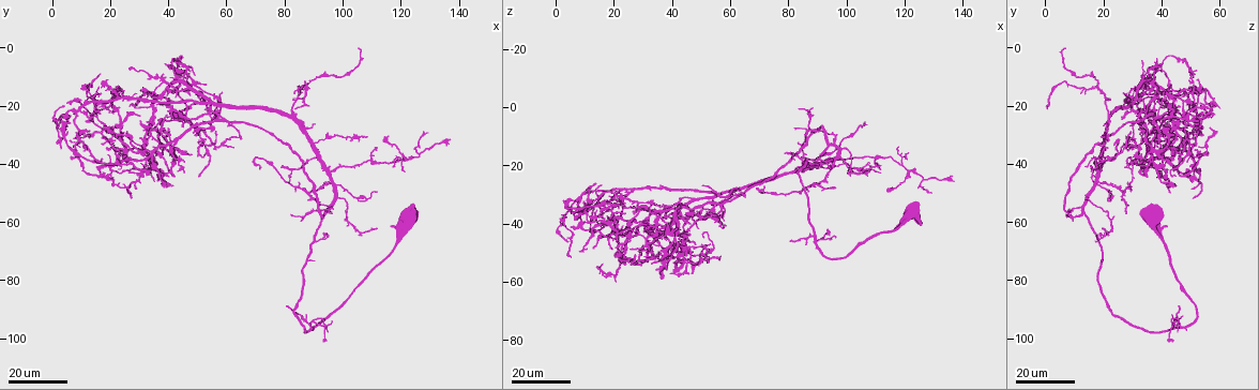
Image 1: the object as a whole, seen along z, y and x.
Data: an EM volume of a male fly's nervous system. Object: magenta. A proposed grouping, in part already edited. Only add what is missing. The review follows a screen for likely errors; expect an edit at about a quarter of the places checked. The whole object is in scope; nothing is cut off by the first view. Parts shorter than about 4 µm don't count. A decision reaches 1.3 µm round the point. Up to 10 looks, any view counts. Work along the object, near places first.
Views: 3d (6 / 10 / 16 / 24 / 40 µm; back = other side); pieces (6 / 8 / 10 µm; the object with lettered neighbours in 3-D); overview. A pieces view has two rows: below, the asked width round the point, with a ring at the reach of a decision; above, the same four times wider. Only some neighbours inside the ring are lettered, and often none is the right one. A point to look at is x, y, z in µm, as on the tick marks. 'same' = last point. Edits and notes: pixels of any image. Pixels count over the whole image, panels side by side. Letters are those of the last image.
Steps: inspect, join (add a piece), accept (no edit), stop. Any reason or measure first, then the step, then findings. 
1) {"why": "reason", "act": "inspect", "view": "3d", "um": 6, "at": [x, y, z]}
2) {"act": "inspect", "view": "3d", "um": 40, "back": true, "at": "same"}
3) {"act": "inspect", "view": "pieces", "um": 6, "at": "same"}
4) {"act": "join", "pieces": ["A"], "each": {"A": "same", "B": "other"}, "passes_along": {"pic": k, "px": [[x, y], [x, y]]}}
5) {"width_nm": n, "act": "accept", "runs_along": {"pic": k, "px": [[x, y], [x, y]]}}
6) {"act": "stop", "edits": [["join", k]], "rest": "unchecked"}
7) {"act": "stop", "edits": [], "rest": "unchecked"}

{"why": "free end", "act": "inspect", "view": "3d", "um": 24, "at": [26, 50, 43]}

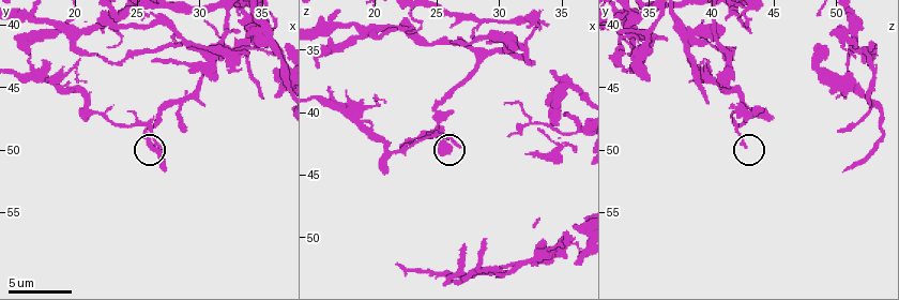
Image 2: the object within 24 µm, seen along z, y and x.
{"why": "see the neighbours", "act": "inspect", "view": "pieces", "um": 8, "at": [26.6, 49.8, 42.6]}

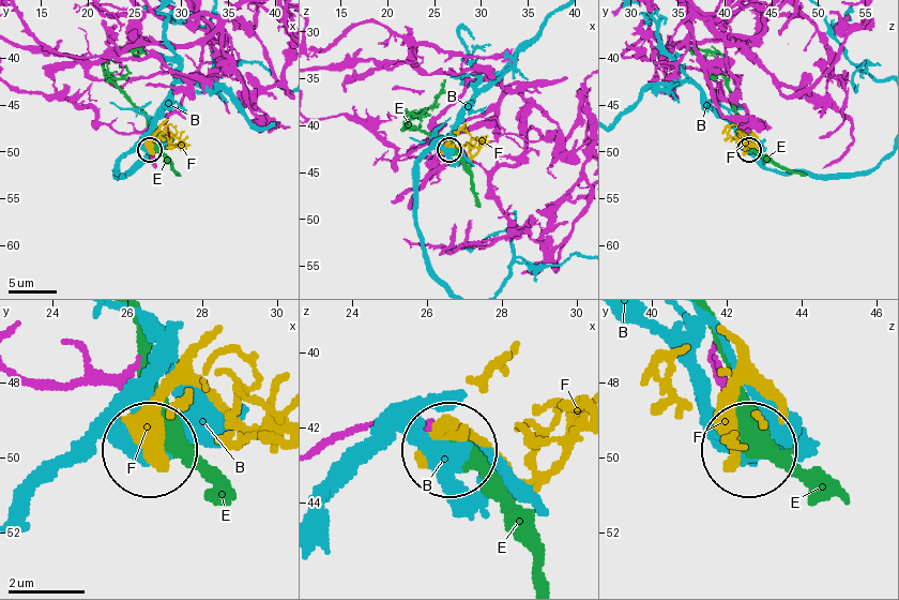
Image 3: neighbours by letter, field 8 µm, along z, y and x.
{"act": "accept", "each": {"B": "other", "E": "other", "F": "other"}, "runs_along": {"pic": 3, "px": [[26, 379], [112, 385], [147, 446]]}, "found": "no lettered piece goes on from it"}

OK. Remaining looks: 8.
{"why": "branch stops here", "act": "inspect", "view": "pieces", "um": 8, "at": [20.6, 47.6, 44.8]}

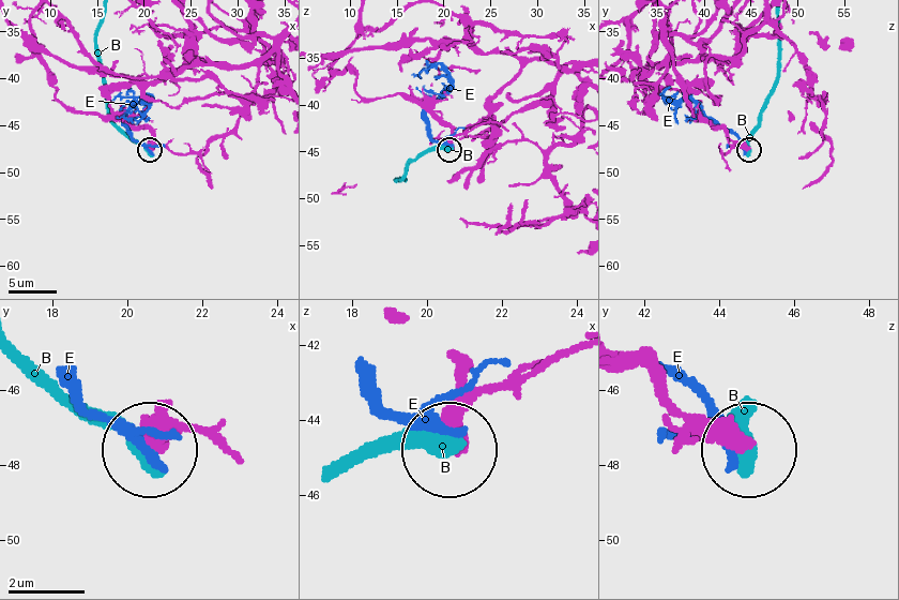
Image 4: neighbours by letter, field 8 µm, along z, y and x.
{"width_nm": 420, "act": "accept", "each": {"B": "other", "E": "other"}, "runs_along": {"pic": 4, "px": [[620, 359], [648, 369], [676, 407], [715, 420], [741, 443]]}, "found": "none of them fits"}

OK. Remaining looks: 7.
{"why": "branch stops here", "act": "inspect", "view": "pieces", "um": 8, "at": [28.8, 48.6, 50.2]}

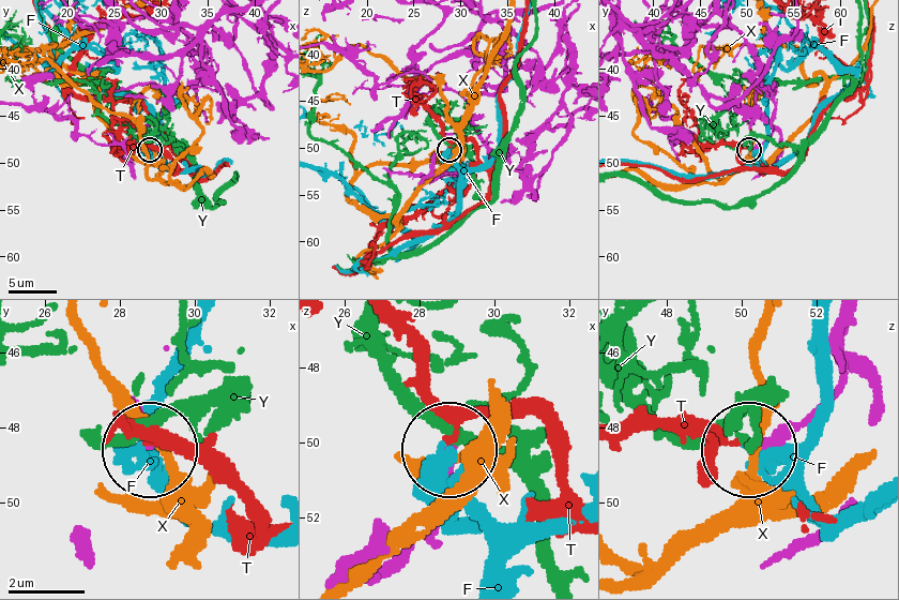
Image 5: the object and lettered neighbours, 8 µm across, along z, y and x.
{"act": "accept", "each": {"F": "other", "T": "other", "X": "other", "Y": "other"}, "runs_along": {"pic": 5, "px": [[438, 540], [444, 456]]}, "found": "no lettered piece goes on from it"}

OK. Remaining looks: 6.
{"act": "inspect", "view": "3d", "um": 16, "at": [36, 16, 34]}

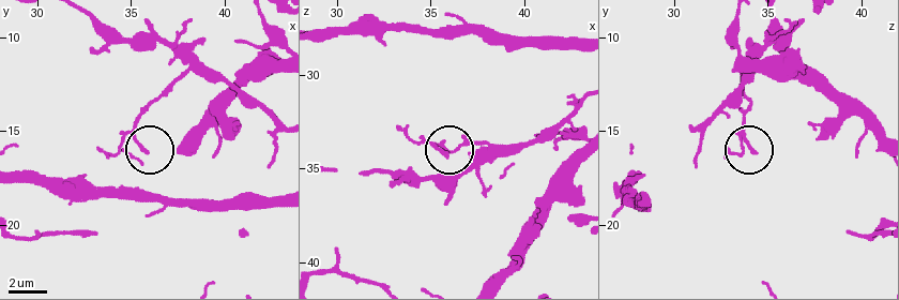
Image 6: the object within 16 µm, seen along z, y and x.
{"act": "inspect", "view": "pieces", "um": 6, "at": [35.9, 16.1, 34.2]}

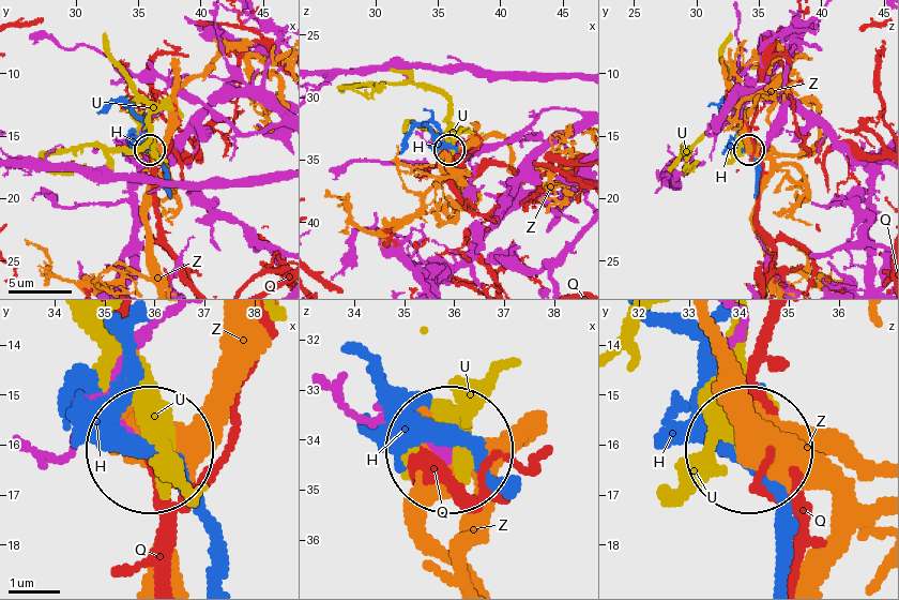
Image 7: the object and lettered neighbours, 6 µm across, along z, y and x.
{"act": "accept", "each": {"H": "other", "Q": "other", "U": "other", "Z": "other"}, "runs_along": {"pic": 7, "px": [[160, 329], [112, 393], [142, 440]]}, "found": "no lettered piece goes on from it"}

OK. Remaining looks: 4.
{"why": "free end", "act": "inspect", "view": "3d", "um": 24, "at": [27, 7, 36]}

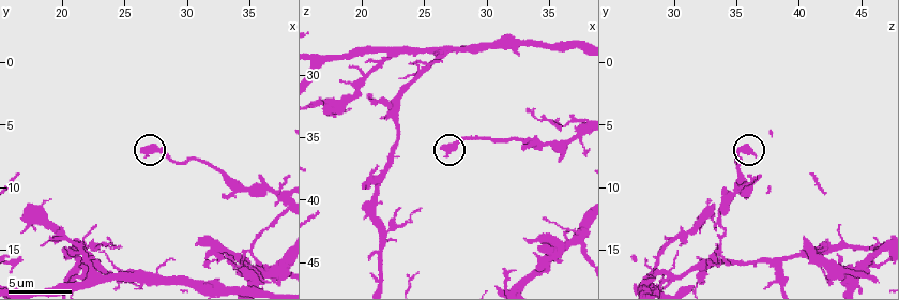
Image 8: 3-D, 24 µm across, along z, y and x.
{"why": "what lies round it", "act": "inspect", "view": "pieces", "um": 6, "at": [27.0, 7.2, 36.6]}

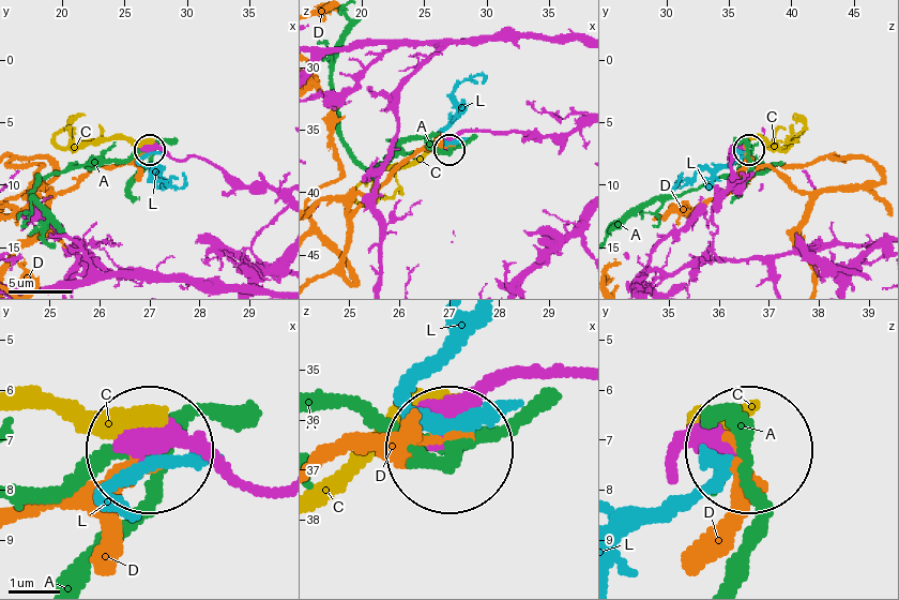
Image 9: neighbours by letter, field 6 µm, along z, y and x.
{"act": "accept", "each": {"A": "other", "C": "other", "D": "other", "L": "other"}, "runs_along": {"pic": 9, "px": [[279, 195], [234, 184], [202, 160], [149, 150]]}, "found": "no lettered piece goes on from it"}

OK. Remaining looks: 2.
{"act": "stop", "edits": [], "rest": "unchecked"}

